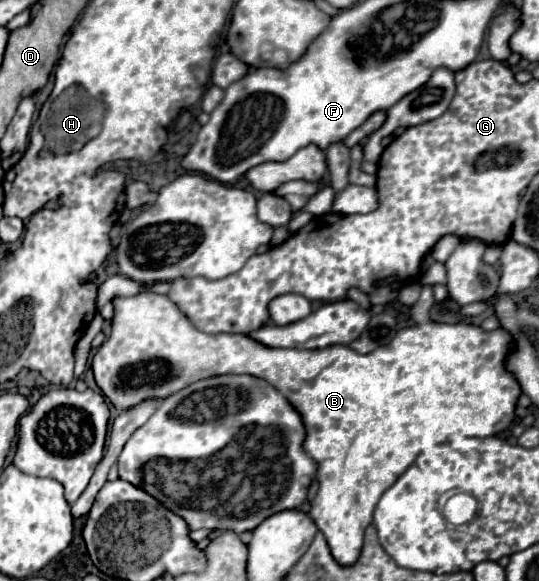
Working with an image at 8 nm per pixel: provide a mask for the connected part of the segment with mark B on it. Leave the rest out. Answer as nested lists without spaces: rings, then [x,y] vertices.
[[[139,293],[135,297],[127,297],[127,299],[113,299],[115,305],[115,315],[113,315],[113,331],[107,337],[107,341],[99,347],[99,351],[93,355],[93,375],[95,375],[95,383],[99,385],[99,389],[105,393],[105,397],[115,405],[115,409],[119,411],[127,411],[135,405],[139,405],[143,399],[165,399],[177,391],[181,391],[183,387],[189,387],[191,383],[199,381],[199,379],[207,379],[207,377],[215,377],[215,375],[231,375],[231,373],[247,373],[247,375],[255,375],[259,379],[265,379],[267,383],[271,383],[279,393],[287,395],[289,403],[295,407],[295,411],[299,411],[303,425],[305,425],[305,441],[303,441],[303,449],[305,453],[315,459],[317,463],[317,481],[319,481],[319,491],[315,495],[315,507],[311,501],[311,519],[315,521],[317,529],[325,535],[331,555],[335,557],[337,563],[341,565],[353,565],[361,553],[363,547],[363,533],[367,529],[367,525],[371,525],[373,521],[373,509],[375,503],[379,501],[379,497],[383,495],[383,491],[387,491],[387,487],[391,487],[391,483],[395,483],[395,479],[399,479],[399,475],[403,475],[403,471],[417,459],[417,455],[435,445],[435,443],[445,443],[451,441],[453,435],[467,435],[467,437],[491,437],[497,435],[501,431],[505,431],[511,421],[515,419],[515,403],[521,395],[521,387],[517,383],[517,379],[505,371],[503,367],[503,359],[509,351],[509,347],[513,347],[511,335],[503,329],[495,329],[495,331],[483,331],[481,327],[475,325],[467,325],[467,323],[435,323],[435,321],[427,321],[427,323],[419,323],[413,327],[405,327],[401,331],[397,331],[395,339],[391,339],[391,343],[387,343],[387,347],[377,347],[373,353],[361,355],[355,353],[351,347],[347,345],[335,345],[335,347],[325,347],[325,349],[271,349],[271,347],[263,347],[263,343],[251,339],[249,335],[209,335],[203,333],[199,329],[195,329],[191,325],[191,321],[175,307],[173,301],[169,301],[169,297],[165,295],[157,295],[157,293]]]

